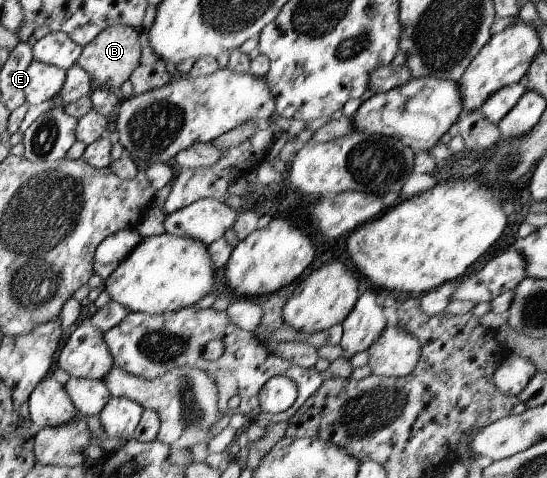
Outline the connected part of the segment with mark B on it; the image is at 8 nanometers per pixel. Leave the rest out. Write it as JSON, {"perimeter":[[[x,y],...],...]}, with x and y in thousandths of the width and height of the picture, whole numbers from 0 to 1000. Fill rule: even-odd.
{"perimeter":[[[230,52],[192,56],[163,92],[148,100],[146,115],[137,128],[139,136],[176,174],[172,182],[205,192],[216,188],[221,176],[236,165],[241,149],[254,136],[258,105],[252,67]]]}

